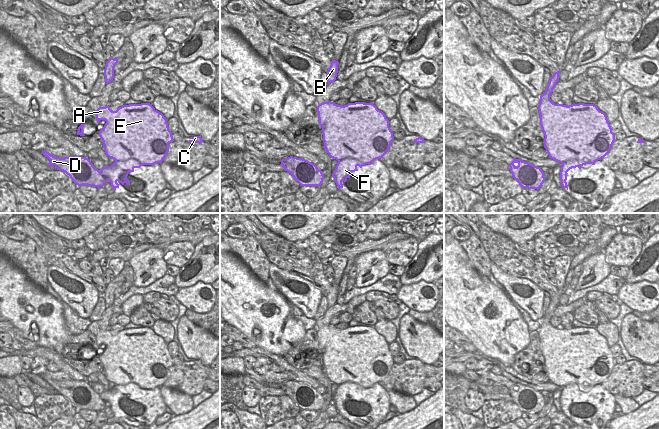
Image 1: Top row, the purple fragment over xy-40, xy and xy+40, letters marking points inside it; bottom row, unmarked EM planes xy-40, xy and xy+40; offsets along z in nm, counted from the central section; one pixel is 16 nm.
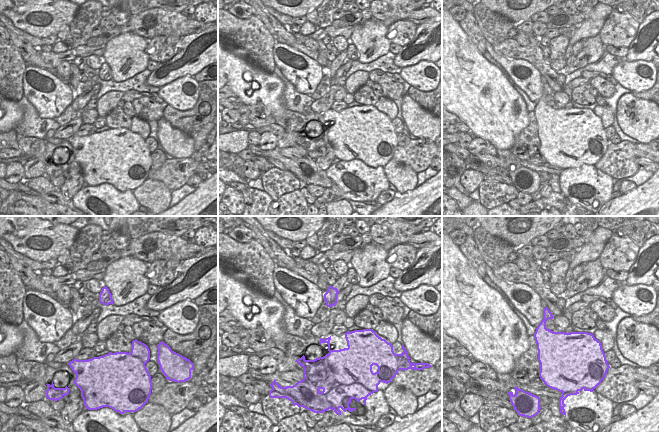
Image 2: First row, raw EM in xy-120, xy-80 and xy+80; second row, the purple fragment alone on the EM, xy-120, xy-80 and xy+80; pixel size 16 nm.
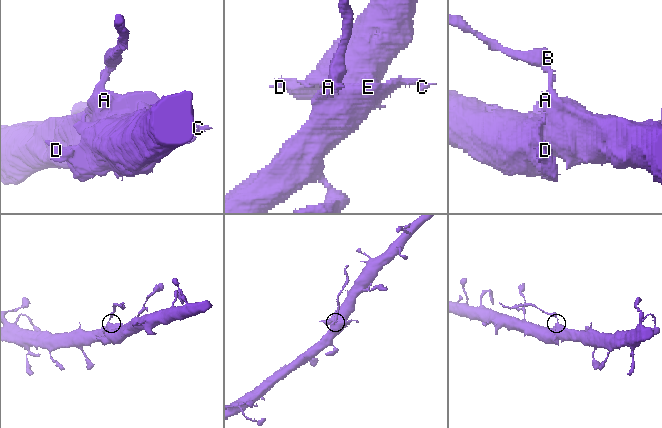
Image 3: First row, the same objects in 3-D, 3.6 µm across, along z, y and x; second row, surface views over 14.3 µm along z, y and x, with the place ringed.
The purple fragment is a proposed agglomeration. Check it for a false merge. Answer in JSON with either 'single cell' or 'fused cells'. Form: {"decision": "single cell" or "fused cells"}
{"decision": "fused cells"}

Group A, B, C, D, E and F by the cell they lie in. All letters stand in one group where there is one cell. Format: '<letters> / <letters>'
A C D E F / B

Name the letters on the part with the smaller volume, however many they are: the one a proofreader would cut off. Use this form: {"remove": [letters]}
{"remove": ["B"]}

